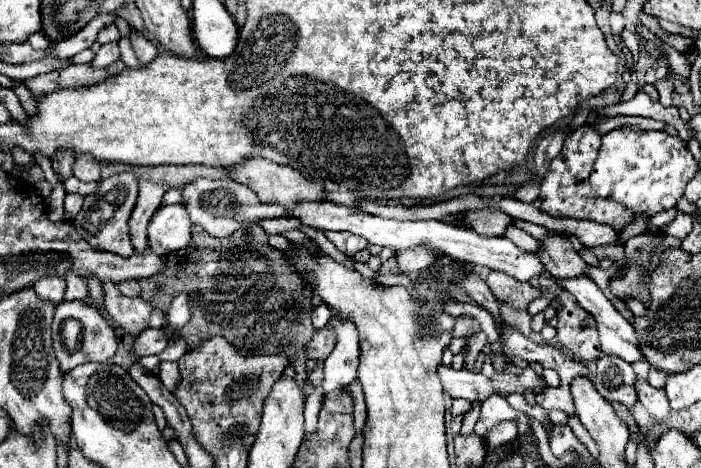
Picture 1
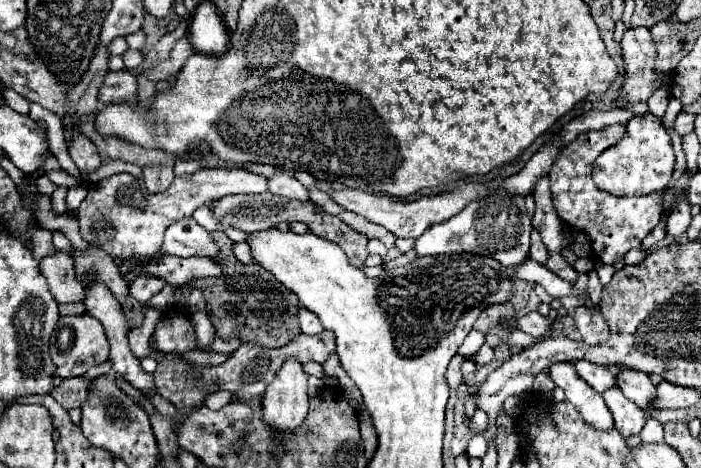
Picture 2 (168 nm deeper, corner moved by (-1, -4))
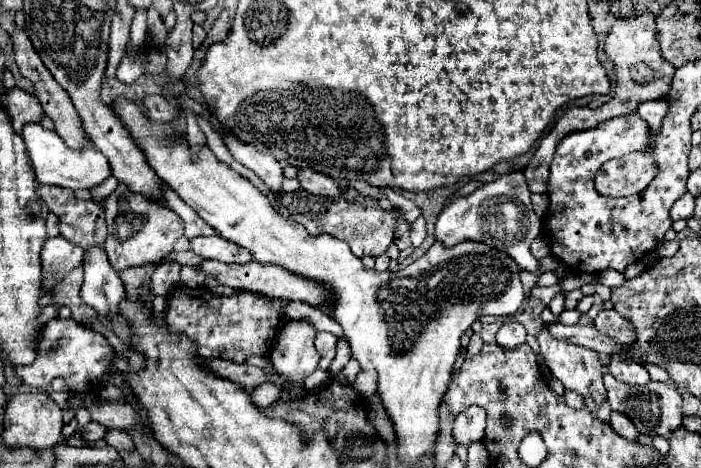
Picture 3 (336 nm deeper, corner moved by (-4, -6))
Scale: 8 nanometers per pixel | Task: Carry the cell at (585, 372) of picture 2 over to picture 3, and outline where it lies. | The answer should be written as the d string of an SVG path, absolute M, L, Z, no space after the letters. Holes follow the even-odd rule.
M611 374L603 376L607 388L607 402L611 410L617 410L631 418L635 428L647 436L671 438L671 434L683 424L683 398L671 382L647 382L643 386L627 386L625 382L615 380Z

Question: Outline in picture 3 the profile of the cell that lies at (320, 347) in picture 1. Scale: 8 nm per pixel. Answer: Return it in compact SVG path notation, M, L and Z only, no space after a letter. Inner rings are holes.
M319 332L315 338L315 346L321 354L321 368L329 368L331 360L335 358L335 346L337 346L337 338L329 332Z

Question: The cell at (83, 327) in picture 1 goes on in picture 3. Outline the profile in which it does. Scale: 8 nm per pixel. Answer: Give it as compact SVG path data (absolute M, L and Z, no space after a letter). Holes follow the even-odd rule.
M53 318L43 326L39 356L35 358L35 362L27 366L13 366L13 368L25 386L35 386L43 392L51 392L51 380L63 378L67 380L71 392L89 394L95 388L99 388L105 370L111 366L111 358L113 358L113 348L101 334L83 328L73 318L67 320Z

